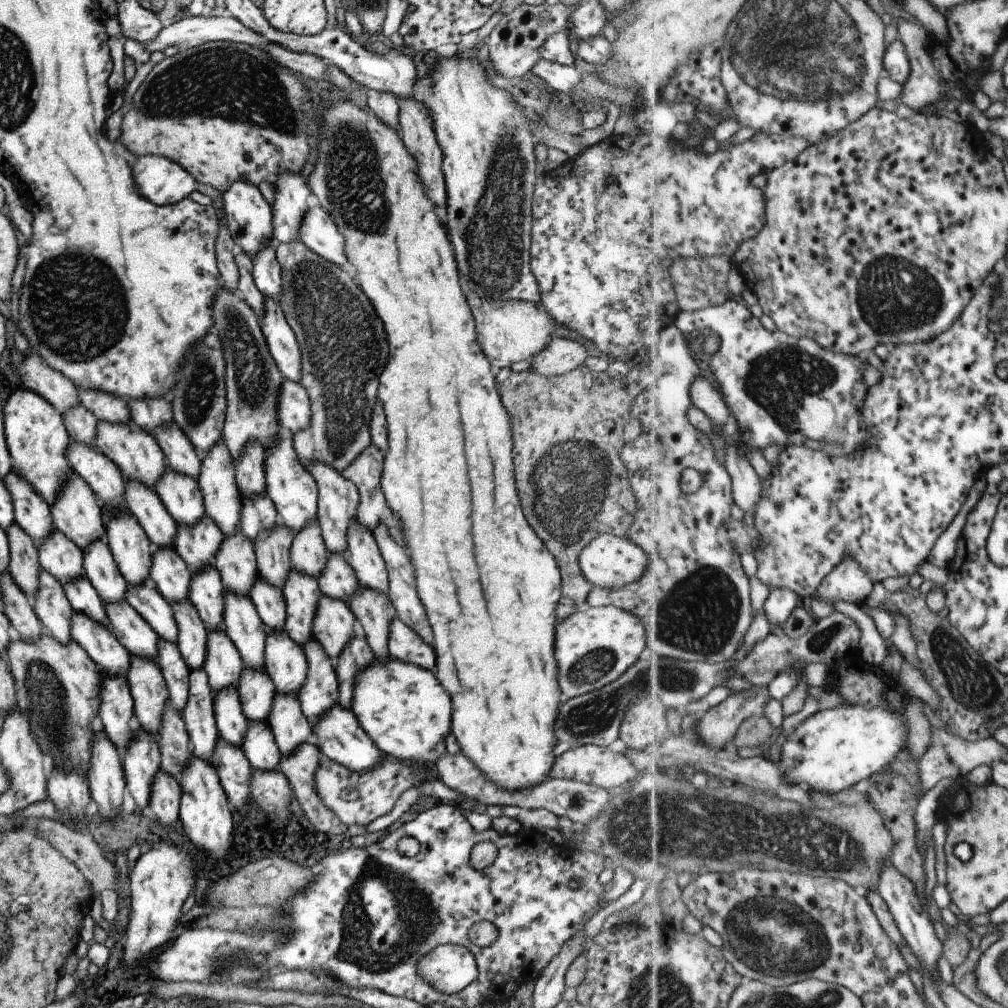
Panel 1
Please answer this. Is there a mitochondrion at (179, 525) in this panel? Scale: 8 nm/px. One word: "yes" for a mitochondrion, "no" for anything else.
no

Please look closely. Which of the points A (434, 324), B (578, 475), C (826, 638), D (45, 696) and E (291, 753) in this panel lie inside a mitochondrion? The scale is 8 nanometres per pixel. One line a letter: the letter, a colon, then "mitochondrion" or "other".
A: other
B: mitochondrion
C: mitochondrion
D: mitochondrion
E: other

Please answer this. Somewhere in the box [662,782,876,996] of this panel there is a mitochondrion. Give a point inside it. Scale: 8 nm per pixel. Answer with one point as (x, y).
(757, 945)

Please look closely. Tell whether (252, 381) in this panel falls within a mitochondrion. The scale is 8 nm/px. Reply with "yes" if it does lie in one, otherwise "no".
yes

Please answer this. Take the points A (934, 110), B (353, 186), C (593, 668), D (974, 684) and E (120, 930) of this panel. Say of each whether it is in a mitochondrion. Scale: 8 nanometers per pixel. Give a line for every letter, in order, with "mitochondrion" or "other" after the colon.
A: other
B: mitochondrion
C: mitochondrion
D: mitochondrion
E: other

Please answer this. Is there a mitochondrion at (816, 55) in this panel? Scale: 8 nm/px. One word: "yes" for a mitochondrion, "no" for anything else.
yes

